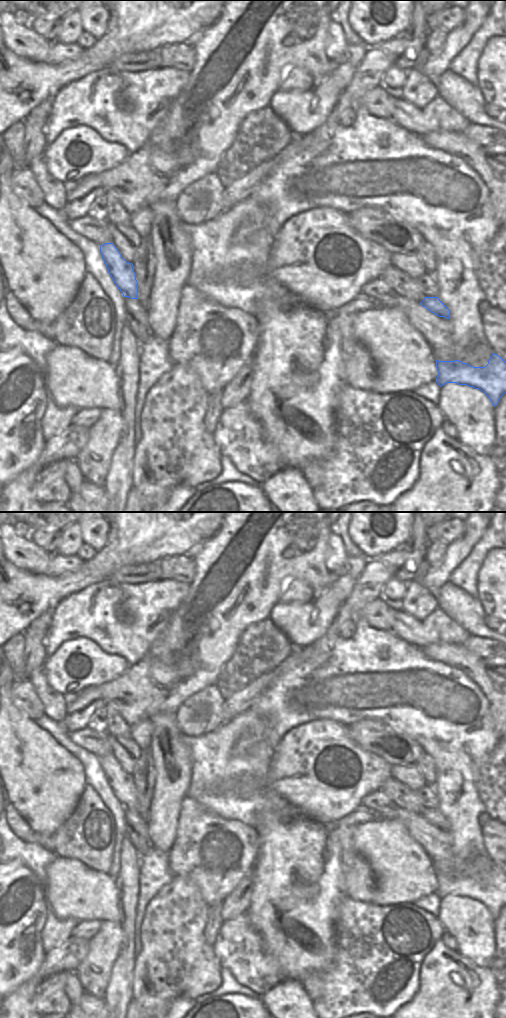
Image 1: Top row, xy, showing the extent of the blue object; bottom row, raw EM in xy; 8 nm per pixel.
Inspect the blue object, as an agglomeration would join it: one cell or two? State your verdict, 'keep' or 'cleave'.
cleave

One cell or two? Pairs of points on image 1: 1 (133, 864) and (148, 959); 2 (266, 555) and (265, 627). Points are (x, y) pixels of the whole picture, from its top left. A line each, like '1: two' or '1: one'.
1: two
2: two

